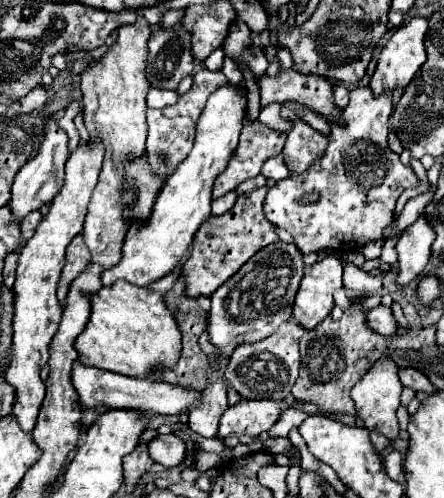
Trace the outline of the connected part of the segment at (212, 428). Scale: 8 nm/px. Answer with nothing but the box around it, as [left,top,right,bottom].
[188,379,228,437]

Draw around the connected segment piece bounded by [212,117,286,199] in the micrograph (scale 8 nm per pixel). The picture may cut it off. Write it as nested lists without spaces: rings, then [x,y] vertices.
[[[244,117],[244,127],[240,135],[240,147],[230,159],[224,173],[214,181],[214,199],[220,199],[228,191],[234,191],[242,181],[252,179],[260,173],[266,159],[282,153],[286,133],[278,133],[258,121]]]

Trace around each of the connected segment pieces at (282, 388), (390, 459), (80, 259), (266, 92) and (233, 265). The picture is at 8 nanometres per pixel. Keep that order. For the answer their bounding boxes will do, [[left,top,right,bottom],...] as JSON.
[[224,319,306,401],[384,451,404,481],[58,235,90,307],[258,69,340,117],[182,189,280,299]]

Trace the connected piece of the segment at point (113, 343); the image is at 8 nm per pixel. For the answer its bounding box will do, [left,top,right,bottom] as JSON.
[76,269,182,377]

